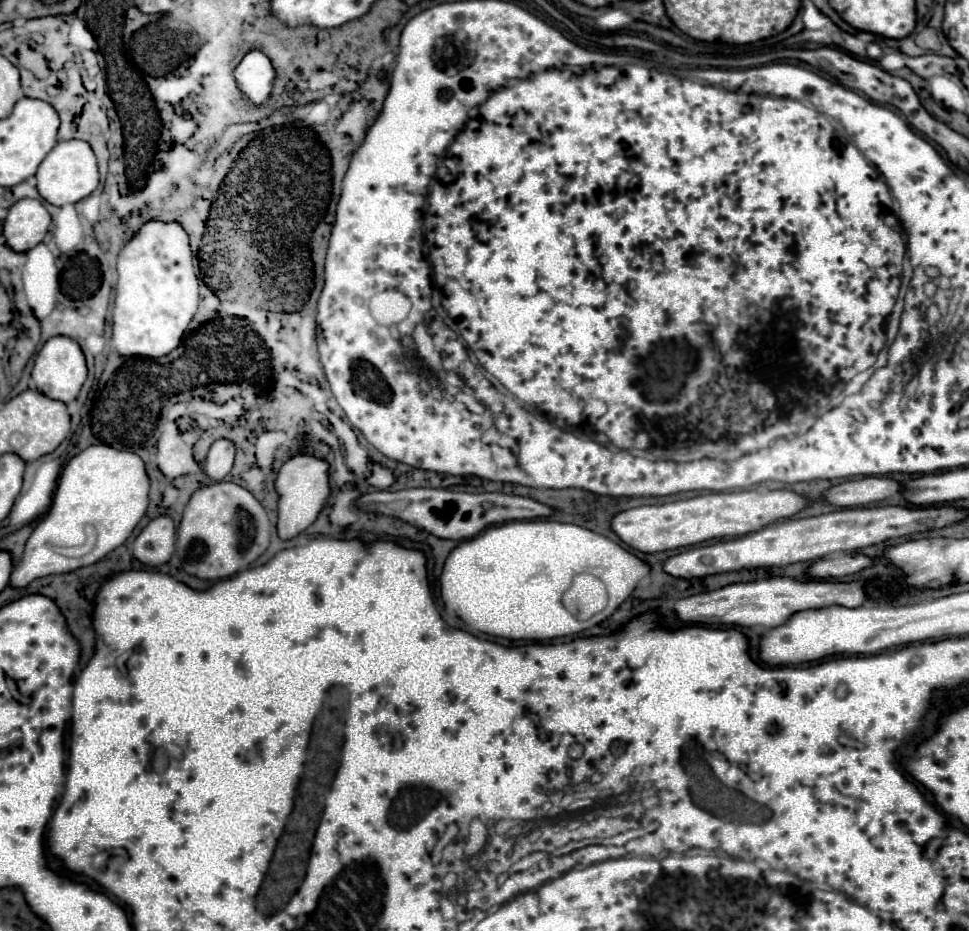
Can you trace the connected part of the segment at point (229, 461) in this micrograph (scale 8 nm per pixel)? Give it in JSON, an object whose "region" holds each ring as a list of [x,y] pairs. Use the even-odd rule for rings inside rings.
{"region":[[[219,439],[211,445],[203,471],[211,481],[221,481],[223,477],[229,475],[229,471],[233,467],[233,459],[235,459],[233,443],[227,439]]]}

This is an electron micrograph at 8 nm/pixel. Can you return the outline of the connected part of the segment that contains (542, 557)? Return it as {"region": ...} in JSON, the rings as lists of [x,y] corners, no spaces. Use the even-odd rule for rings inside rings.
{"region":[[[509,521],[503,525],[495,525],[485,529],[473,539],[459,543],[447,557],[443,571],[441,571],[441,599],[447,611],[459,615],[467,625],[475,627],[481,633],[489,633],[495,637],[507,639],[525,639],[525,641],[545,641],[553,637],[565,637],[581,633],[603,619],[607,619],[635,589],[637,581],[649,573],[649,567],[637,559],[633,553],[623,549],[621,545],[613,543],[611,539],[593,533],[585,527],[573,523],[559,523],[559,521]],[[577,573],[591,573],[599,577],[607,591],[609,603],[607,607],[591,617],[587,623],[579,621],[573,613],[569,613],[563,603],[561,595],[569,589],[571,579]]]}

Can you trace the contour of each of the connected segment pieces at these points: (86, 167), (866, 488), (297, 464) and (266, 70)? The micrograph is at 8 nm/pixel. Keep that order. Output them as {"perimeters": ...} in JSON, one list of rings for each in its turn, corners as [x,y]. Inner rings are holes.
{"perimeters":[[[[79,139],[71,141],[59,141],[53,151],[41,161],[37,173],[37,191],[39,195],[51,203],[51,205],[67,205],[67,203],[77,203],[83,197],[91,195],[97,185],[99,185],[99,171],[97,171],[97,159],[93,155],[93,149]]],[[[863,477],[833,485],[823,493],[825,503],[835,507],[861,507],[867,503],[883,501],[901,491],[901,485],[889,477]]],[[[295,455],[291,457],[279,471],[275,487],[279,493],[279,521],[277,521],[277,533],[283,541],[297,537],[303,533],[319,515],[319,511],[325,505],[325,499],[329,497],[329,465],[317,457],[311,455]]],[[[251,49],[235,67],[233,77],[237,89],[249,99],[249,103],[261,107],[271,97],[277,73],[263,51]]]]}

